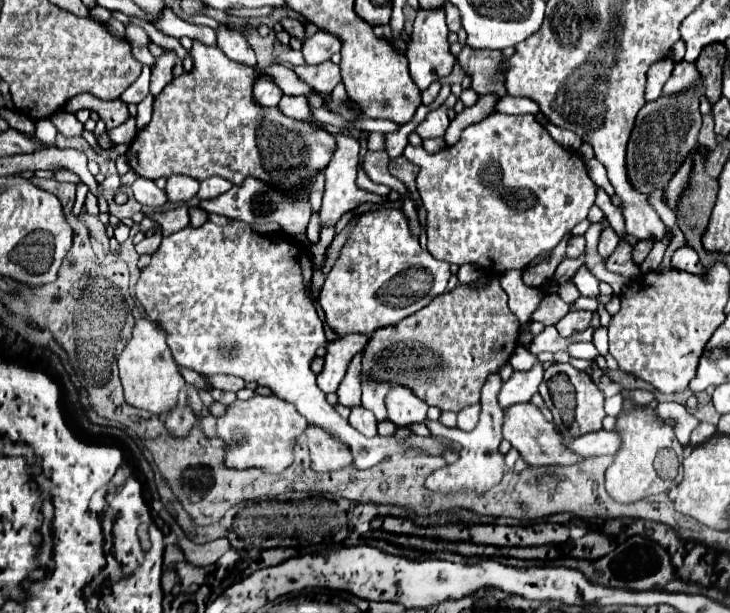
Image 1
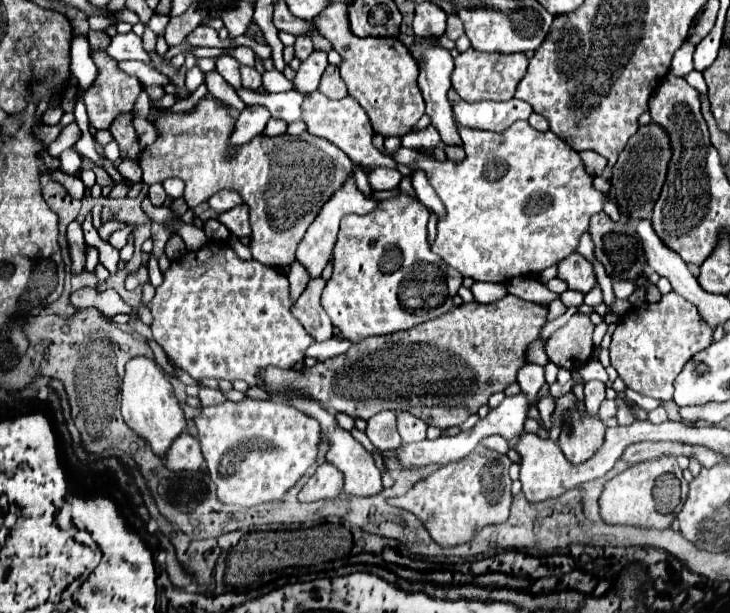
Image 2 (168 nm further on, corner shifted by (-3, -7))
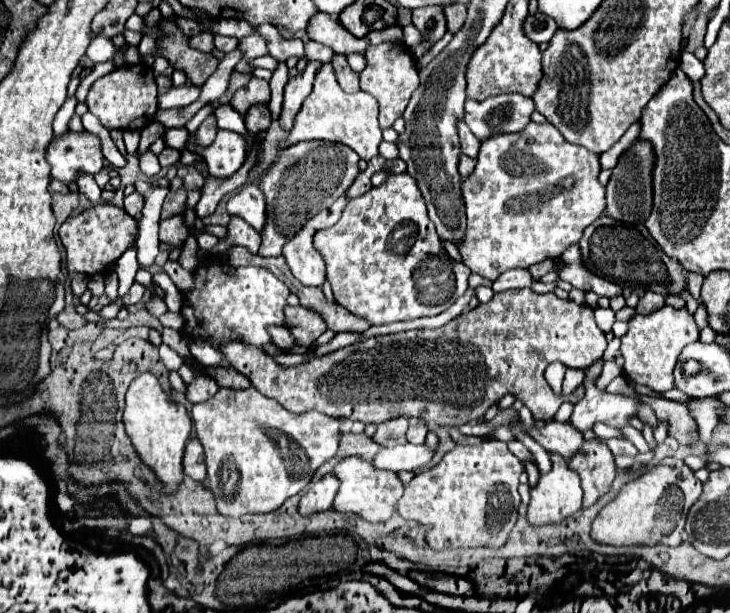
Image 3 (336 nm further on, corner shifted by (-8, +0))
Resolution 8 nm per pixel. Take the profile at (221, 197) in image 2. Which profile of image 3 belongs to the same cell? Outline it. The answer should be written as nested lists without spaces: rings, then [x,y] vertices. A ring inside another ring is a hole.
[[[254,183],[246,185],[240,193],[230,197],[226,209],[230,215],[238,215],[244,221],[248,221],[250,225],[254,225],[256,231],[264,227],[266,203],[264,203],[264,195],[260,195],[260,189],[256,189]]]

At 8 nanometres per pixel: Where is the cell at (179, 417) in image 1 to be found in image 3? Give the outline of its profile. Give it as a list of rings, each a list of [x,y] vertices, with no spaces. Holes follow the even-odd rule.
[[[188,439],[186,449],[184,449],[184,473],[196,481],[206,479],[206,465],[204,465],[204,451],[198,439]]]

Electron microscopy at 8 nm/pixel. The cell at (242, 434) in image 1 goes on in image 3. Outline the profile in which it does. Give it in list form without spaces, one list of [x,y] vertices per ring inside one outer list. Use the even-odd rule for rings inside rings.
[[[222,387],[214,397],[204,403],[196,403],[192,409],[196,437],[200,439],[208,467],[208,489],[216,497],[216,509],[222,515],[244,515],[244,513],[268,513],[276,511],[288,497],[300,493],[314,471],[336,455],[340,439],[340,421],[318,411],[292,413],[286,411],[276,399],[268,399],[248,387],[244,391]]]

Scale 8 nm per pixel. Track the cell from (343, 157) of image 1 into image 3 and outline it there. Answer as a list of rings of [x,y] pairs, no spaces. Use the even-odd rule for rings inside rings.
[[[340,197],[334,205],[320,211],[316,217],[312,217],[288,245],[284,245],[282,255],[286,257],[286,263],[290,265],[294,277],[310,287],[322,287],[326,279],[326,263],[320,251],[314,247],[314,235],[322,229],[328,229],[338,223],[342,209],[348,205],[348,197]]]

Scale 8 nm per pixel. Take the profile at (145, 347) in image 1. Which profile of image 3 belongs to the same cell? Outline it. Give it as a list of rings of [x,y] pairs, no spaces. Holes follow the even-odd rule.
[[[140,373],[128,387],[126,409],[124,409],[126,433],[132,439],[132,445],[140,459],[158,475],[164,483],[164,491],[172,493],[182,481],[182,453],[190,437],[192,419],[184,405],[176,405],[168,393],[164,393],[158,377],[154,373]]]

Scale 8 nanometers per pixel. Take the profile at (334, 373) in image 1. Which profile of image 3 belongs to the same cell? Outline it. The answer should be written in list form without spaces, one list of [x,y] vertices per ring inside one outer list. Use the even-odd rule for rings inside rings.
[[[272,329],[272,343],[282,349],[290,349],[294,347],[294,337],[288,333],[288,329]]]

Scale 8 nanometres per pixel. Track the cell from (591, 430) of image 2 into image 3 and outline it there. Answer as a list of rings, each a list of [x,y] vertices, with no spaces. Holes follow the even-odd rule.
[[[602,439],[584,441],[580,451],[570,459],[570,469],[576,469],[582,479],[584,507],[592,505],[602,497],[616,475],[614,455]]]

